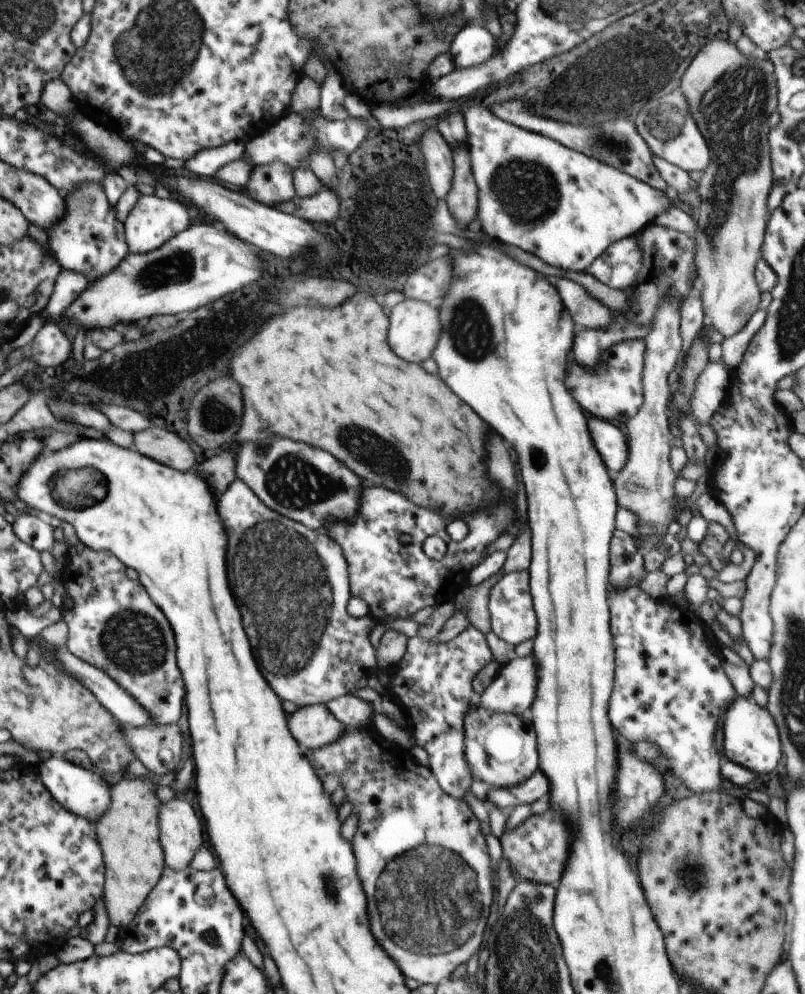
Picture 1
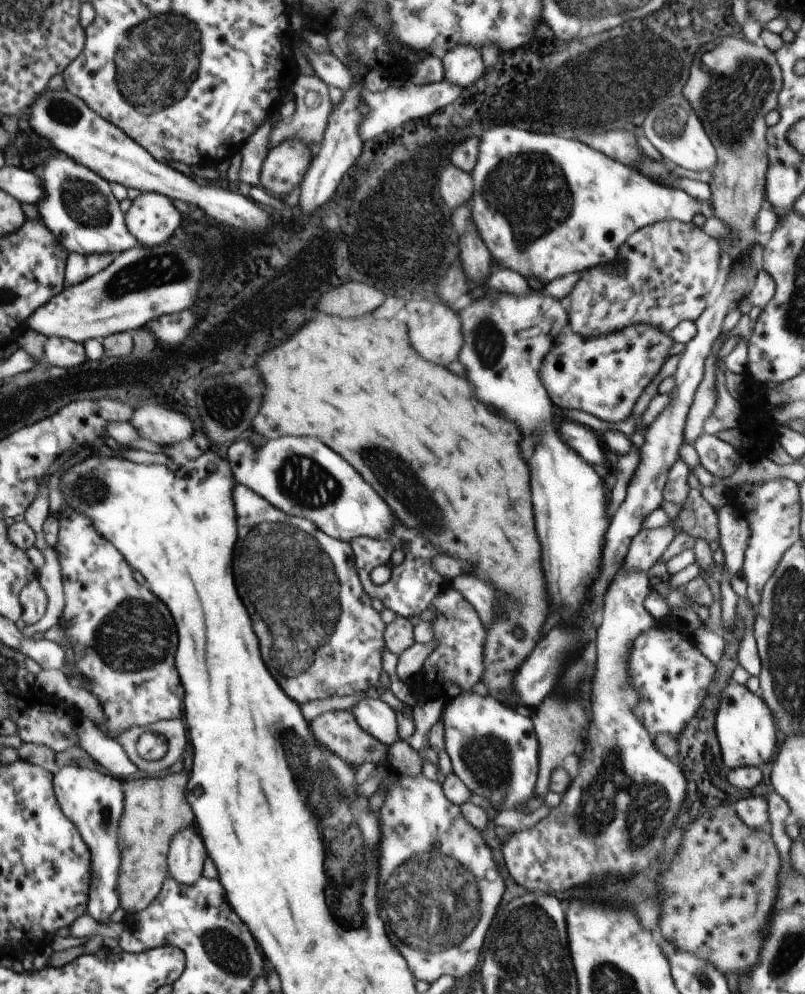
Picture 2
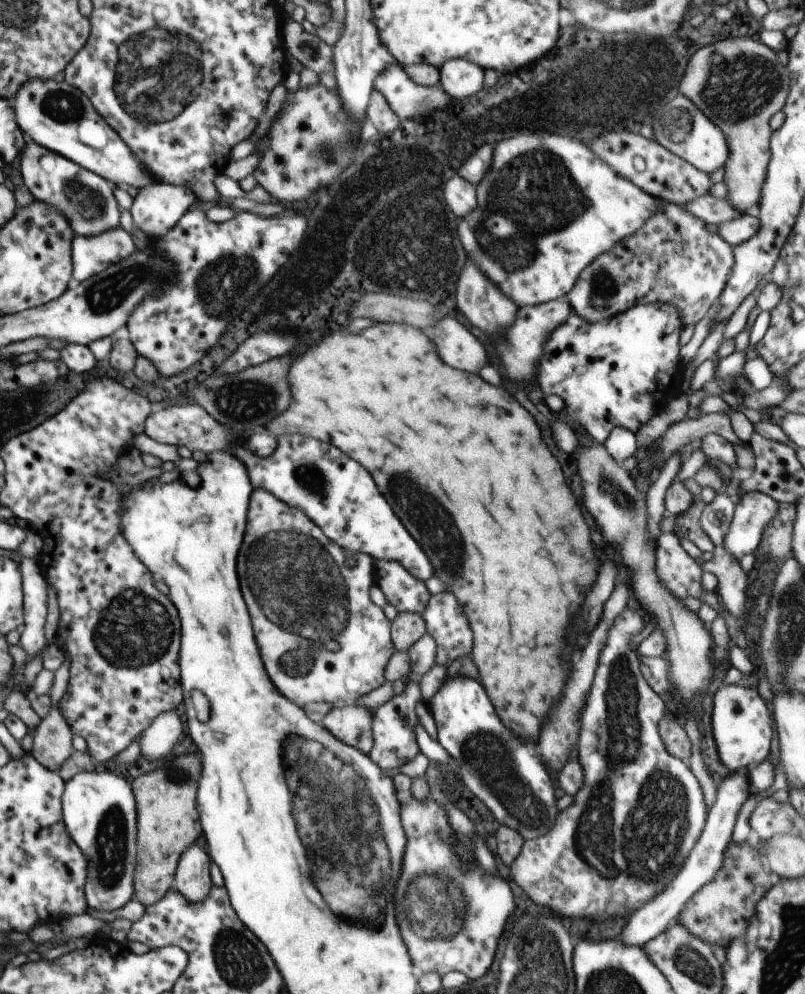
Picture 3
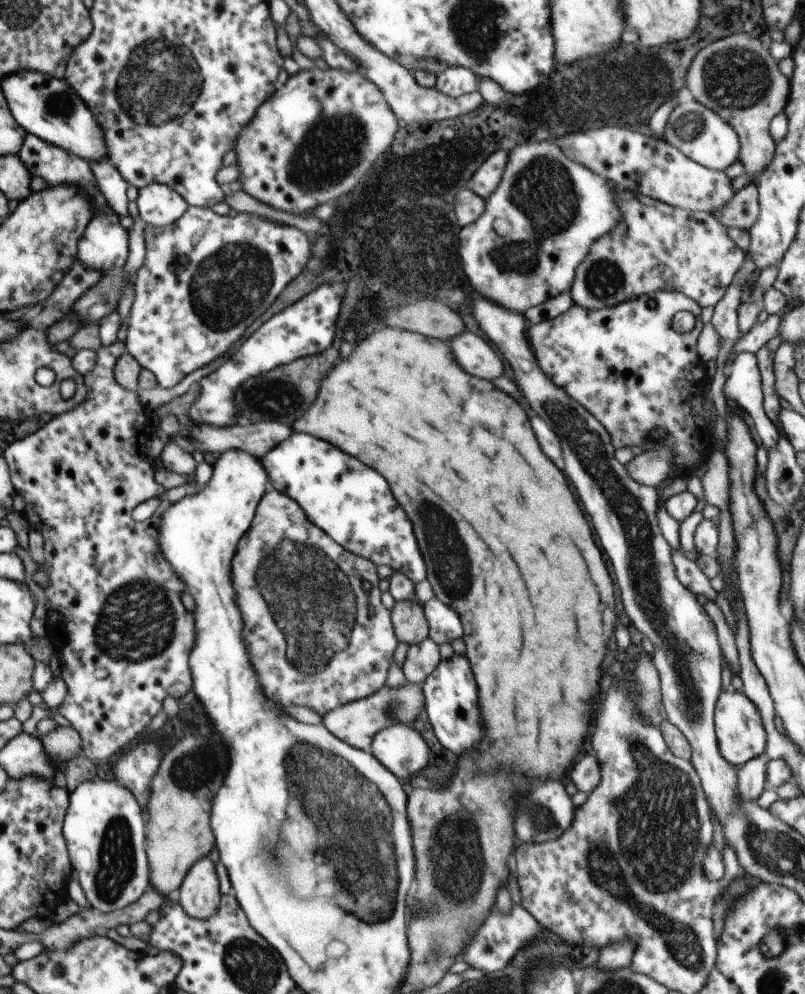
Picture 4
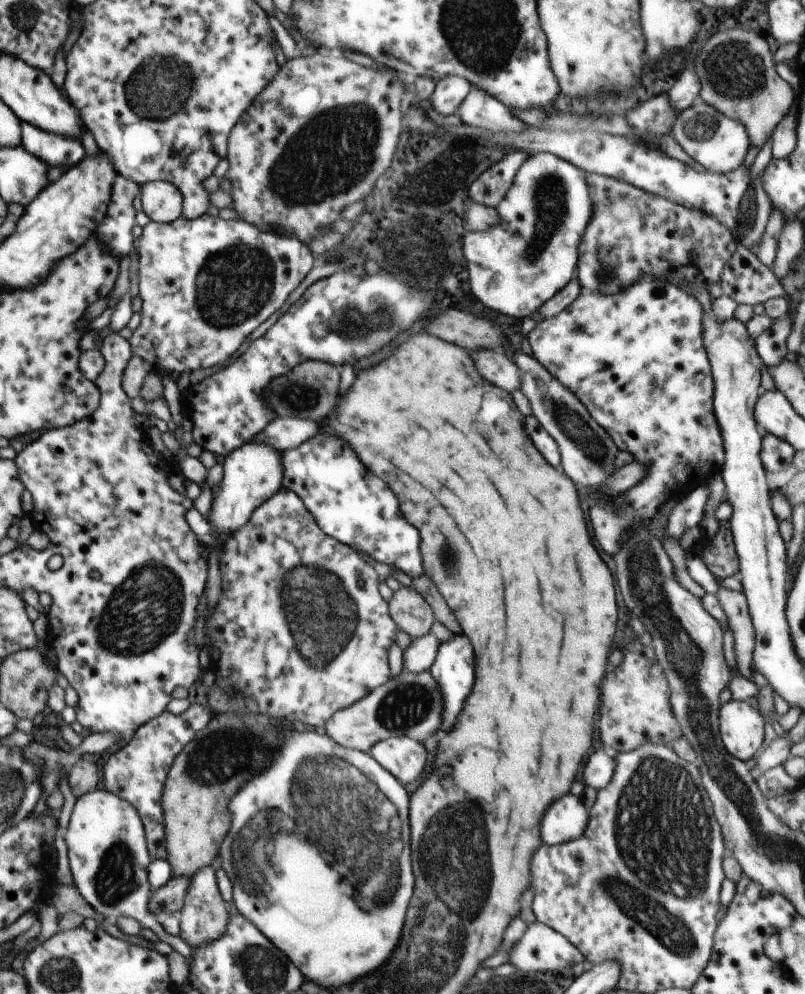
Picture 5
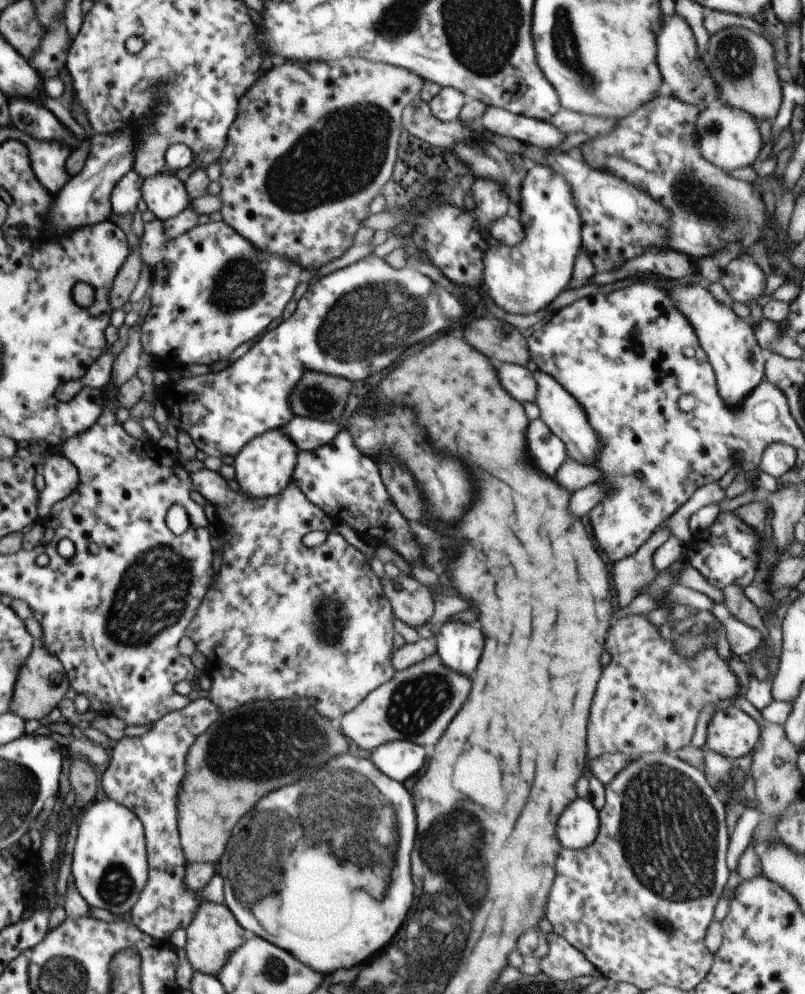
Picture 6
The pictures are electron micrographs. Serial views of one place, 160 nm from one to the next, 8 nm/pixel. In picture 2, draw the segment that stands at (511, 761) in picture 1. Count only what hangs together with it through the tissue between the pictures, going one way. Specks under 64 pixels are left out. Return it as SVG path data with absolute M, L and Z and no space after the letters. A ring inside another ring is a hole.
M462 691L441 712L444 742L453 772L470 789L483 796L496 812L520 810L528 814L526 802L534 796L538 778L538 740L532 720L506 708L491 694L481 696Z

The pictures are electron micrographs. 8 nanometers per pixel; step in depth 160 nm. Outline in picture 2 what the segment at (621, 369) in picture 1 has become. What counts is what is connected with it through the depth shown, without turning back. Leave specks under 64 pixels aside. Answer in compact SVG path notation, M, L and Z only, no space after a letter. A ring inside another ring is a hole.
M646 323L628 325L620 330L593 337L582 336L575 333L570 326L566 326L556 335L552 350L544 358L544 368L540 376L554 405L566 410L571 408L574 412L583 410L606 422L620 422L632 414L634 404L644 388L656 378L664 362L671 356L673 344L669 333Z

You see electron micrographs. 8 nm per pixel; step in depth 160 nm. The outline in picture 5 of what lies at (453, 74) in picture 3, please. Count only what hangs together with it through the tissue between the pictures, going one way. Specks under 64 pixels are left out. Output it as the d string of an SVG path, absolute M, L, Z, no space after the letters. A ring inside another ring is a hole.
M447 76L435 84L430 104L434 110L444 116L454 114L464 102L473 86L462 77Z

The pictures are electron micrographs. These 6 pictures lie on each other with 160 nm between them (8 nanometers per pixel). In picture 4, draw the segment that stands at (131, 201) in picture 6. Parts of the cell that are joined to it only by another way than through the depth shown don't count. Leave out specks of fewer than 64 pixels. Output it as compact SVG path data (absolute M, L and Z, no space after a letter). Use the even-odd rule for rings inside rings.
M106 205L103 211L92 217L82 238L77 244L77 258L87 267L99 271L109 271L113 268L122 268L129 253L129 232L120 225L119 214Z

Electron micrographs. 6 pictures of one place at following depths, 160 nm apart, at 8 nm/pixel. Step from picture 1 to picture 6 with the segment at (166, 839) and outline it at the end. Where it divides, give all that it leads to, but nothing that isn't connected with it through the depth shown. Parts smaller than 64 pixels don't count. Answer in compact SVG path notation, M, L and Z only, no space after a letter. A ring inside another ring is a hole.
M202 900L198 908L192 922L186 928L187 957L194 971L216 977L220 969L228 962L230 955L249 939L250 933L236 920L224 903L214 904Z

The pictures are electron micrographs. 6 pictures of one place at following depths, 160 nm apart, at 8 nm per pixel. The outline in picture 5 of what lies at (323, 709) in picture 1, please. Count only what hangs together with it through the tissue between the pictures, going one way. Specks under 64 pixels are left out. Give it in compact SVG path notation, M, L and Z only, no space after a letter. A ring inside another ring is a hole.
M404 669L398 676L391 677L387 683L375 688L352 706L335 712L325 724L323 731L339 745L365 753L368 753L377 742L390 737L407 736L424 743L425 740L442 734L443 709L443 692L440 690L436 679L431 675L430 670L413 673Z

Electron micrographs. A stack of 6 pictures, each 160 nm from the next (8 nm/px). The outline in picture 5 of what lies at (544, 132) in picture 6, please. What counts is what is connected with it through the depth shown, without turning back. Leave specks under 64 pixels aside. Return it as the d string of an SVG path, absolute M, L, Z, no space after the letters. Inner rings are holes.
M474 86L456 113L460 114L462 121L467 125L494 133L521 133L528 128L505 104Z

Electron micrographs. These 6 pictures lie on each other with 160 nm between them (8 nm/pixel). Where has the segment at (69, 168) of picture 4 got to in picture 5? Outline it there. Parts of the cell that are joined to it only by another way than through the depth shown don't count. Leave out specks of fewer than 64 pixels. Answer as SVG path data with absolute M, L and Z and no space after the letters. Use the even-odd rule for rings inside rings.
M20 121L21 145L36 156L40 156L50 166L78 164L84 158L85 148L76 137L62 137L59 134L44 132L32 123Z

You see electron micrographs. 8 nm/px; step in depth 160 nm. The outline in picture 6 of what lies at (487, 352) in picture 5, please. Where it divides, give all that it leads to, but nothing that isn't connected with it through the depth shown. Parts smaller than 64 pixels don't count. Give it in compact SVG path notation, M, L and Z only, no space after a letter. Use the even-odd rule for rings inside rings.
M493 361L500 384L508 394L512 395L518 402L535 403L537 395L537 382L533 372L522 365Z

